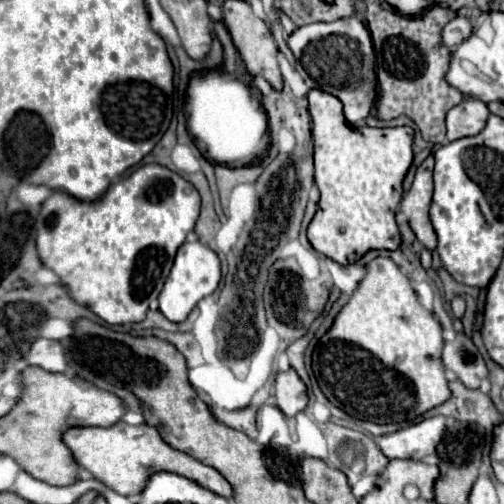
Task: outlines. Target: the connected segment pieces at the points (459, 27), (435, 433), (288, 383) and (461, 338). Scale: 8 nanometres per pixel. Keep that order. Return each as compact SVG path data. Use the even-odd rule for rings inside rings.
M454 17L454 19L450 19L444 25L440 37L442 37L442 43L448 49L454 49L454 45L458 45L458 41L470 37L470 19L466 19L466 17Z
M428 417L416 425L376 437L376 445L388 459L422 459L436 451L446 431L444 417Z
M294 369L280 371L276 375L276 379L274 379L274 397L276 397L278 409L288 417L294 417L296 413L304 411L304 407L308 405L306 385L302 383L302 379L296 375Z
M456 333L454 341L444 341L442 365L444 369L454 371L468 389L478 389L480 381L488 377L482 355L472 343L472 337L464 333Z

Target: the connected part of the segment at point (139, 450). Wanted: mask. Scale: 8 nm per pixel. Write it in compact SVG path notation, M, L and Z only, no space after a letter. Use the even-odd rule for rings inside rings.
M126 421L126 423L114 423L110 427L70 427L62 435L62 441L70 449L74 461L80 467L90 471L94 479L98 479L100 483L104 483L106 487L114 489L120 495L138 495L142 485L146 483L146 477L158 471L170 471L182 475L226 499L230 499L234 493L230 489L230 483L216 469L202 465L200 461L194 461L194 457L178 449L170 449L170 445L166 445L162 437L158 437L158 431L150 429L150 425L146 423L132 425Z

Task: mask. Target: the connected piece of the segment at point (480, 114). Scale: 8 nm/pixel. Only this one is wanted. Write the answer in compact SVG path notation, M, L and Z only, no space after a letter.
M464 99L446 113L446 139L456 141L476 135L484 129L490 111L488 105L474 99Z

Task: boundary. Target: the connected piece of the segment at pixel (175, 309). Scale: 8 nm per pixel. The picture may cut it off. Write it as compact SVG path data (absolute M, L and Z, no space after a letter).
M186 241L180 245L176 259L174 259L174 265L172 265L172 271L164 283L162 293L160 293L160 311L164 313L166 319L180 323L188 317L188 313L196 307L196 303L200 299L214 293L218 283L220 283L220 259L218 259L218 255L210 247L202 245L200 241L194 241L194 243Z

